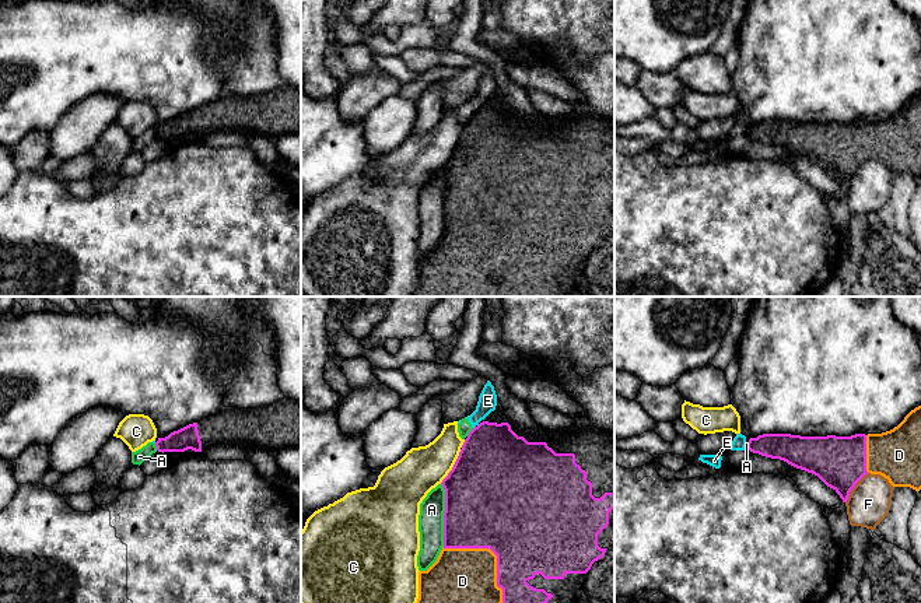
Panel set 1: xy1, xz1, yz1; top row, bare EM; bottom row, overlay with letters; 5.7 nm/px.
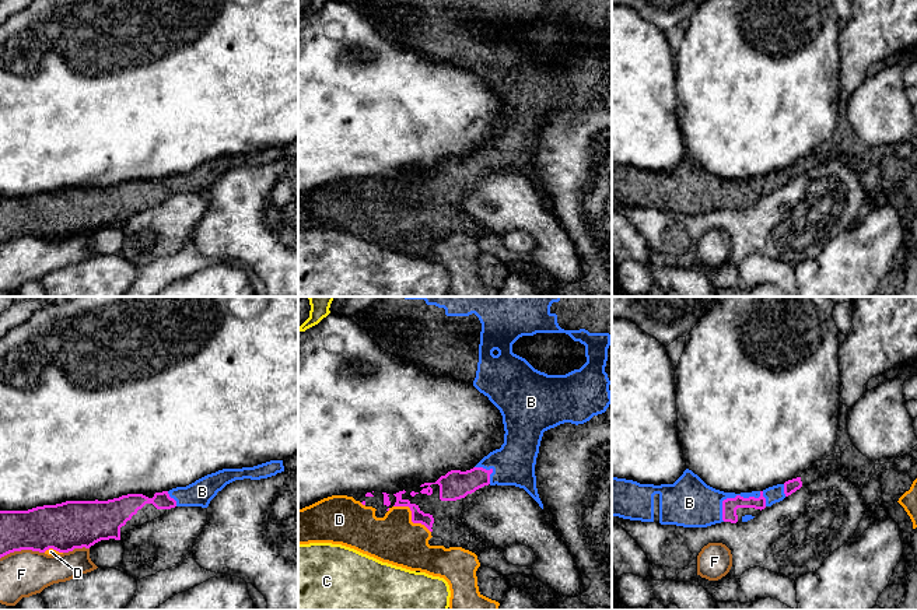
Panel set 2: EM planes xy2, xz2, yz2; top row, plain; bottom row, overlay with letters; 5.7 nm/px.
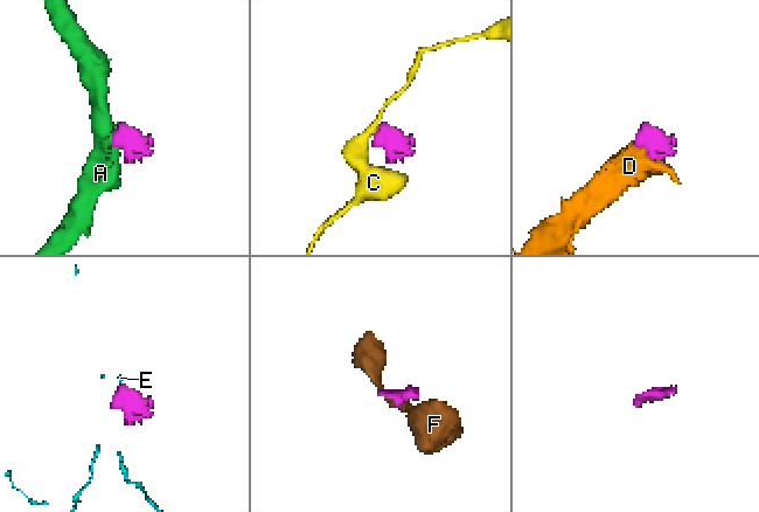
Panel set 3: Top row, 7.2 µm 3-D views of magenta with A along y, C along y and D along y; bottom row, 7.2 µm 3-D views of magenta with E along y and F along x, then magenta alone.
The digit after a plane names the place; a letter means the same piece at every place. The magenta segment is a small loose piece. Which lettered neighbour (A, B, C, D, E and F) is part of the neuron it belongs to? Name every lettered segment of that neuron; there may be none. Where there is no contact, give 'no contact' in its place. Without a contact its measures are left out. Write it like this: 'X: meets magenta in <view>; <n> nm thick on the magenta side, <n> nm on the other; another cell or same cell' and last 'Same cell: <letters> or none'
A: meets magenta in xz1; 480 nm thick on the magenta side, 140 nm on the other; another cell
B: meets magenta in yz2; 90 nm thick on the magenta side, 280 nm on the other; same cell
C: meets magenta in xz1; 500 nm thick on the magenta side, 260 nm on the other; another cell
D: meets magenta in xz1; 500 nm thick on the magenta side, 400 nm on the other; same cell
E: no contact; another cell
F: meets magenta in xy2; 260 nm thick on the magenta side, 260 nm on the other; another cell
Same cell: B, D

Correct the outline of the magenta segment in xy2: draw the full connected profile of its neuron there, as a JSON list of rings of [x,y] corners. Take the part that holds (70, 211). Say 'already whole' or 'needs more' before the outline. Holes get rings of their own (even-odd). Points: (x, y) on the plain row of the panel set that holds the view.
needs more; [[[270,147],[253,154],[223,155],[186,173],[155,180],[0,197],[0,245],[21,236],[53,242],[90,235],[101,227],[122,227],[134,214],[162,203],[171,194],[207,194],[217,179],[235,166],[260,166],[281,158],[283,147]]]

